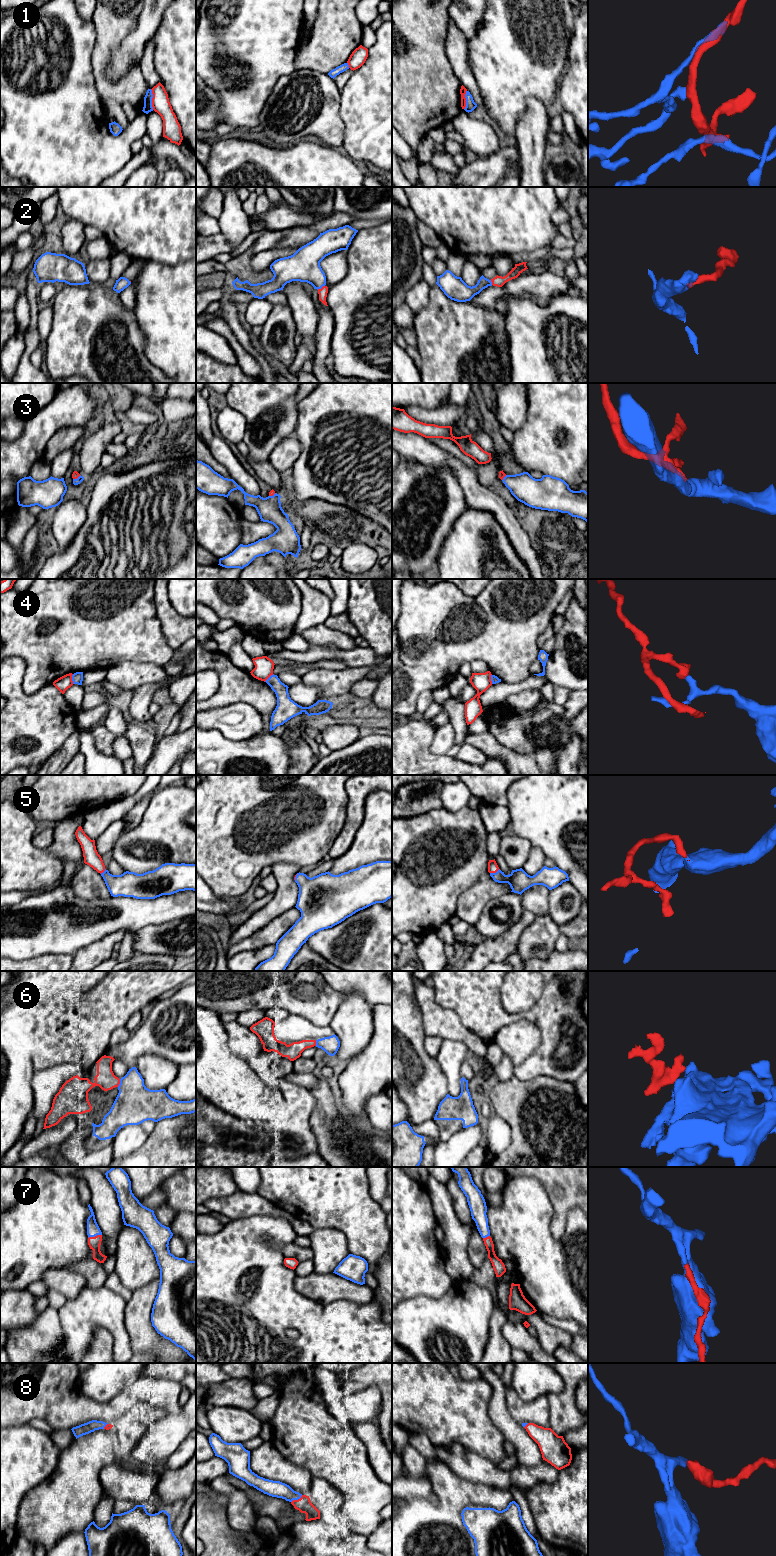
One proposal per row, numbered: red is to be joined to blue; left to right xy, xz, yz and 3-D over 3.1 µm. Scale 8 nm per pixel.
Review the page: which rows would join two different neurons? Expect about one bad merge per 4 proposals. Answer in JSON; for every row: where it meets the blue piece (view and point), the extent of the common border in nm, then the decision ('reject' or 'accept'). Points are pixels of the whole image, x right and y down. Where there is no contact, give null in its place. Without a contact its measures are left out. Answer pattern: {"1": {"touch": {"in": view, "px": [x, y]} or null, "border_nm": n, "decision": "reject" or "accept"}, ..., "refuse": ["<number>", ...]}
{"1": {"touch": {"in": "xy", "px": [151, 99]}, "border_nm": 170, "decision": "reject"}, "2": {"touch": {"in": "xz", "px": [320, 288]}, "border_nm": 70, "decision": "accept"}, "3": {"touch": {"in": "xy", "px": [77, 478]}, "border_nm": 70, "decision": "accept"}, "4": {"touch": {"in": "xy", "px": [72, 679]}, "border_nm": 80, "decision": "reject"}, "5": {"touch": {"in": "yz", "px": [494, 873]}, "border_nm": 90, "decision": "accept"}, "6": {"touch": {"in": "xy", "px": [120, 1083]}, "border_nm": 70, "decision": "accept"}, "7": {"touch": {"in": "xy", "px": [94, 1236]}, "border_nm": 120, "decision": "accept"}, "8": {"touch": {"in": "xz", "px": [296, 1499]}, "border_nm": 110, "decision": "accept"}, "refuse": ["1", "4"]}

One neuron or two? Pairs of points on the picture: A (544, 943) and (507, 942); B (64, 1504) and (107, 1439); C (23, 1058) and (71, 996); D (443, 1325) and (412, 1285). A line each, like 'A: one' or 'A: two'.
A: two
B: one
C: two
D: two

